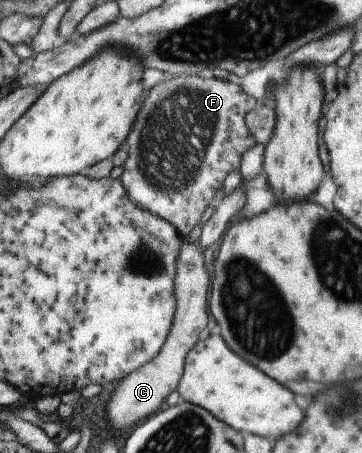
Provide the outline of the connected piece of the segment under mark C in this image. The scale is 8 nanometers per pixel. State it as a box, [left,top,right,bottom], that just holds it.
[105,238,209,429]

